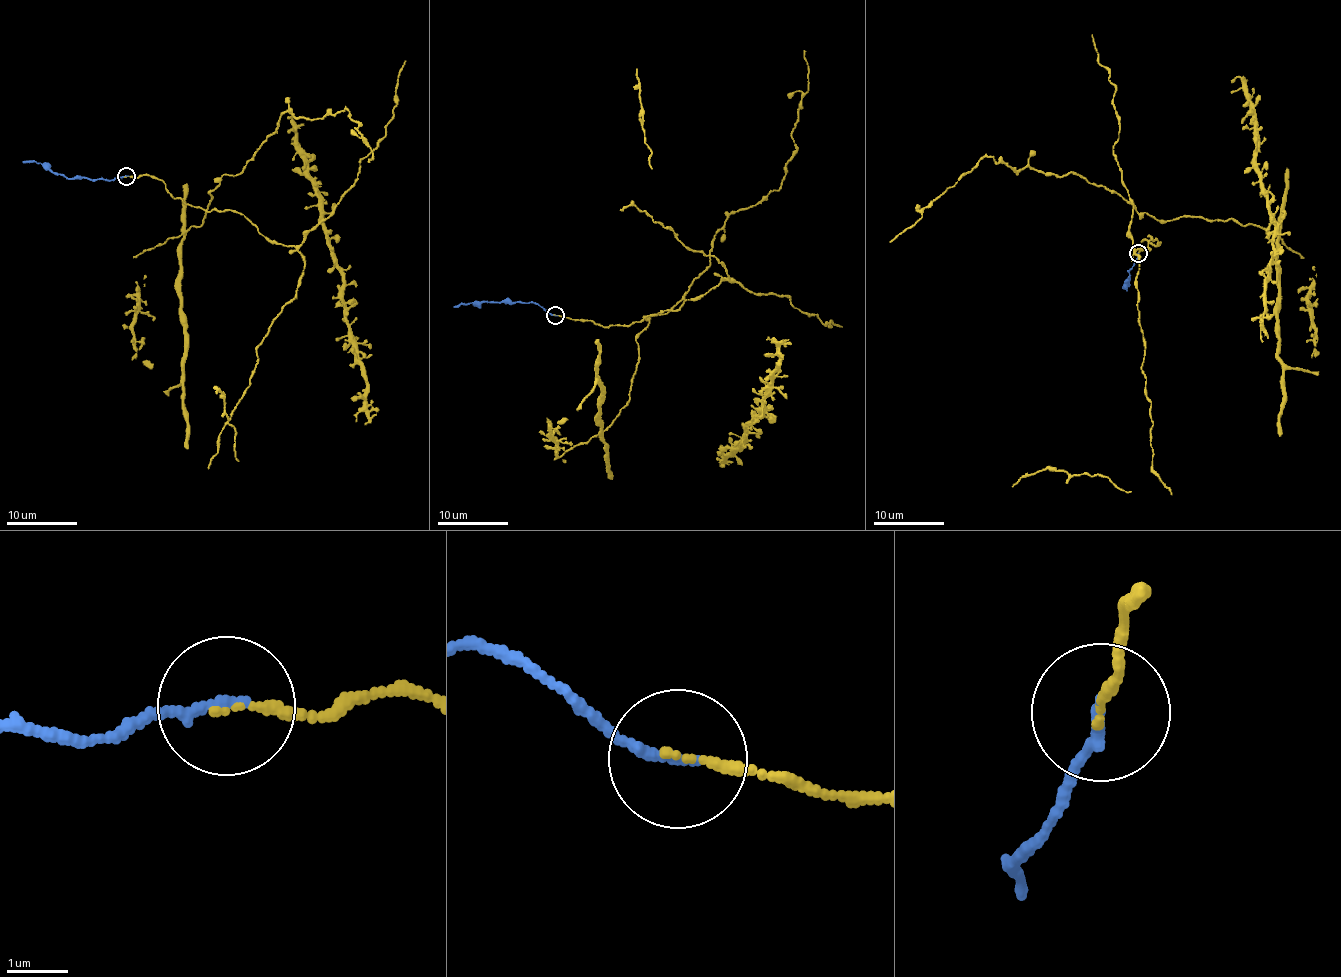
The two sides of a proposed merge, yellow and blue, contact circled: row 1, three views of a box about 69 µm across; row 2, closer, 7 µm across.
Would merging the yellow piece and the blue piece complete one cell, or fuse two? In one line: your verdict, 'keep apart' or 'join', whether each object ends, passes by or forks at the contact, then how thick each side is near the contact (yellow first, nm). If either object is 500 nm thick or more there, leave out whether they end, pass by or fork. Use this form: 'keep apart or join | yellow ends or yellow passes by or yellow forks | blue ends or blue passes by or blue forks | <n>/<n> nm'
join | yellow ends | blue ends | 160/180 nm

